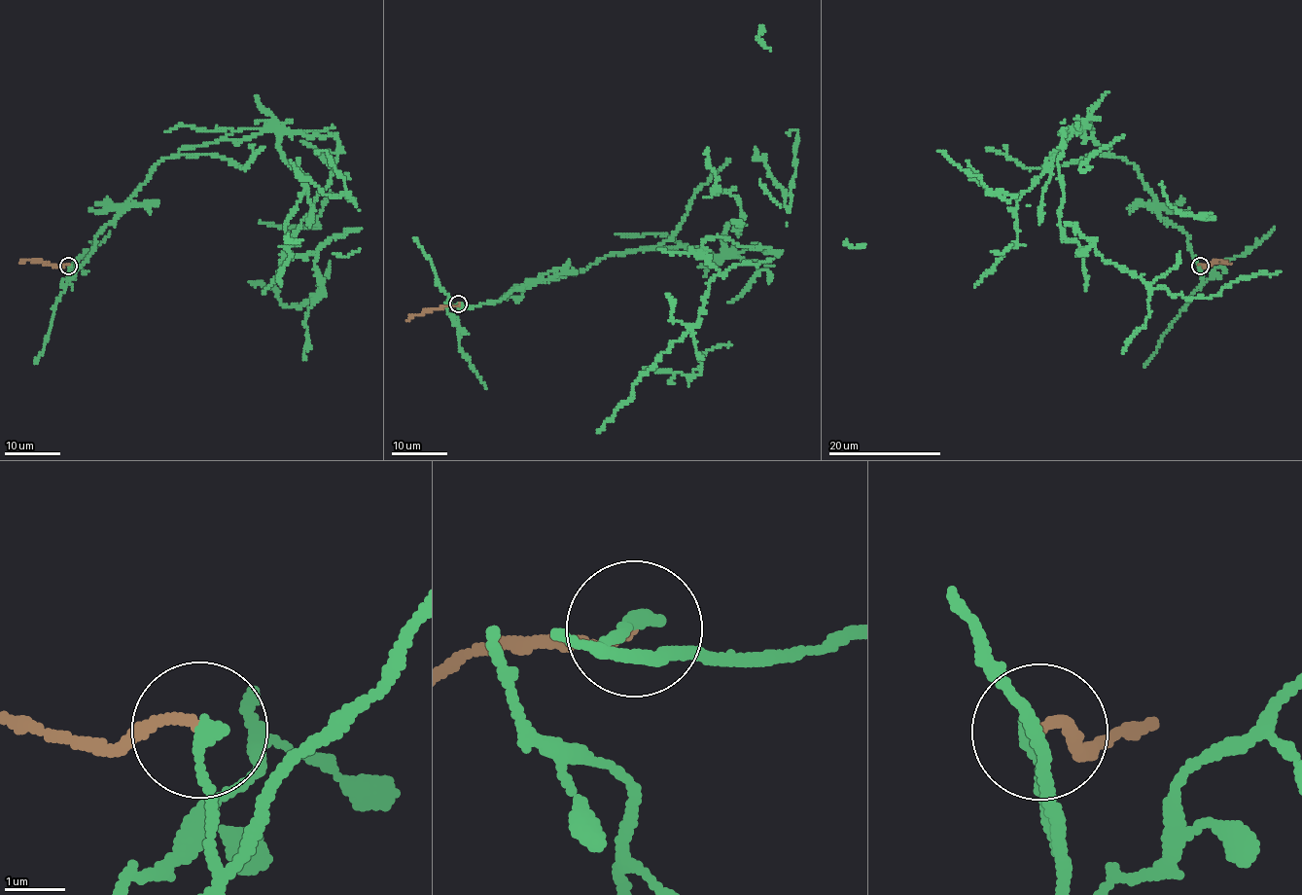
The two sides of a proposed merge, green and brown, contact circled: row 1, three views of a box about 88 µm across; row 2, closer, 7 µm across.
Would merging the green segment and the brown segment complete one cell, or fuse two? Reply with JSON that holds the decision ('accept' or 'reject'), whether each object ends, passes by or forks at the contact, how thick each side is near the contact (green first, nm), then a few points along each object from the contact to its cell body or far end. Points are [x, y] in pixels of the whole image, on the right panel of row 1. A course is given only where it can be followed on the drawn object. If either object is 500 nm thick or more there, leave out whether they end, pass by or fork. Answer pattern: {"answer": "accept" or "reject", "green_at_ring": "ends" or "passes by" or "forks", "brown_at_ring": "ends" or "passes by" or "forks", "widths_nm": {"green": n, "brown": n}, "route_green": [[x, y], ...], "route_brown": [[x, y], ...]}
{"answer": "reject", "green_at_ring": "ends", "brown_at_ring": "ends", "widths_nm": {"green": 240, "brown": 120}, "route_green": [[1199, 265], [1201, 277], [1136, 166], [1083, 125], [1062, 130], [1063, 236], [1081, 250], [1171, 295], [1280, 272]], "route_brown": [[1199, 266], [1205, 268], [1222, 260], [1231, 263]]}

